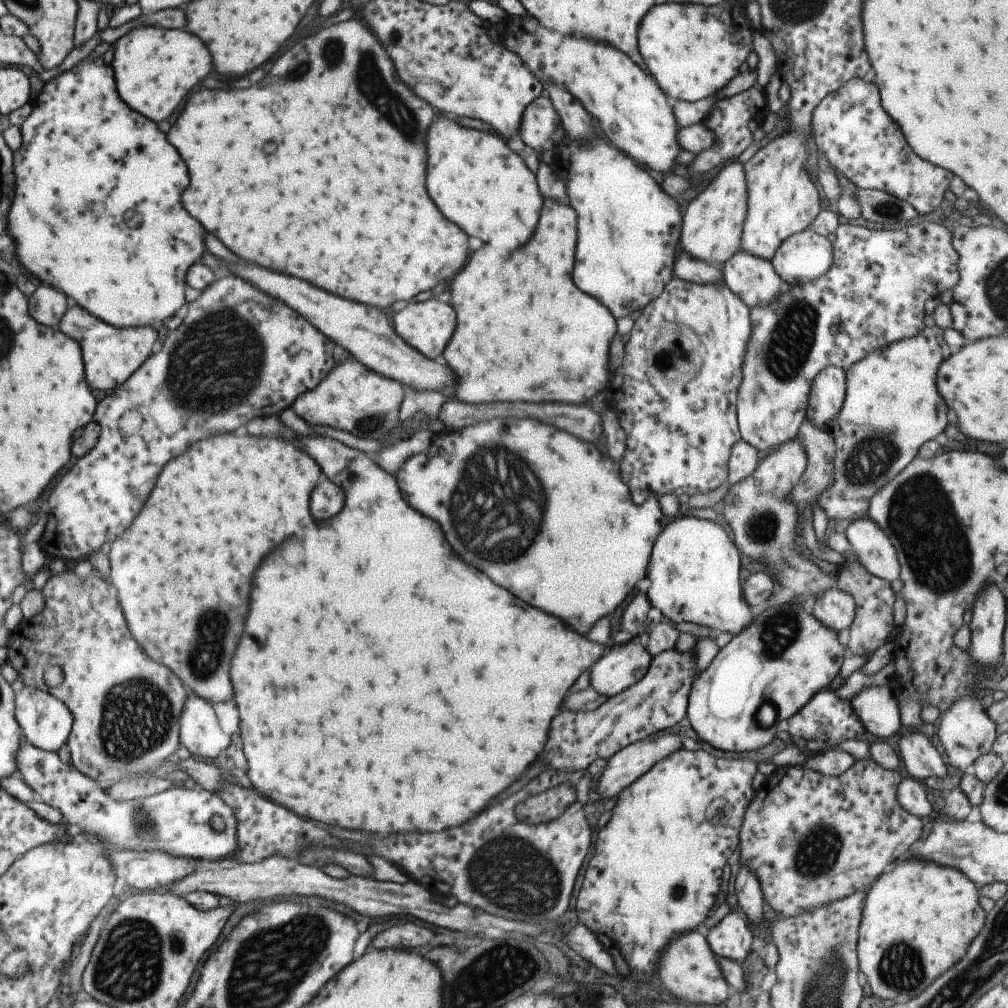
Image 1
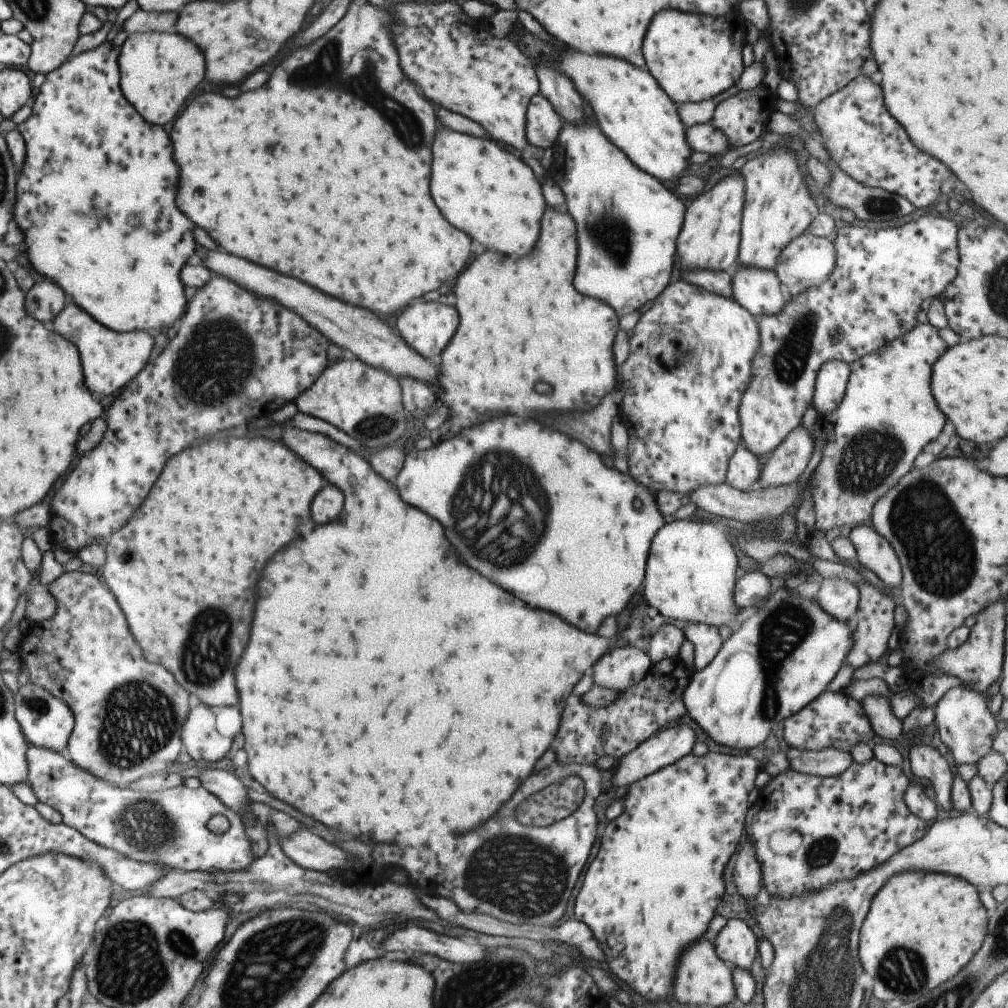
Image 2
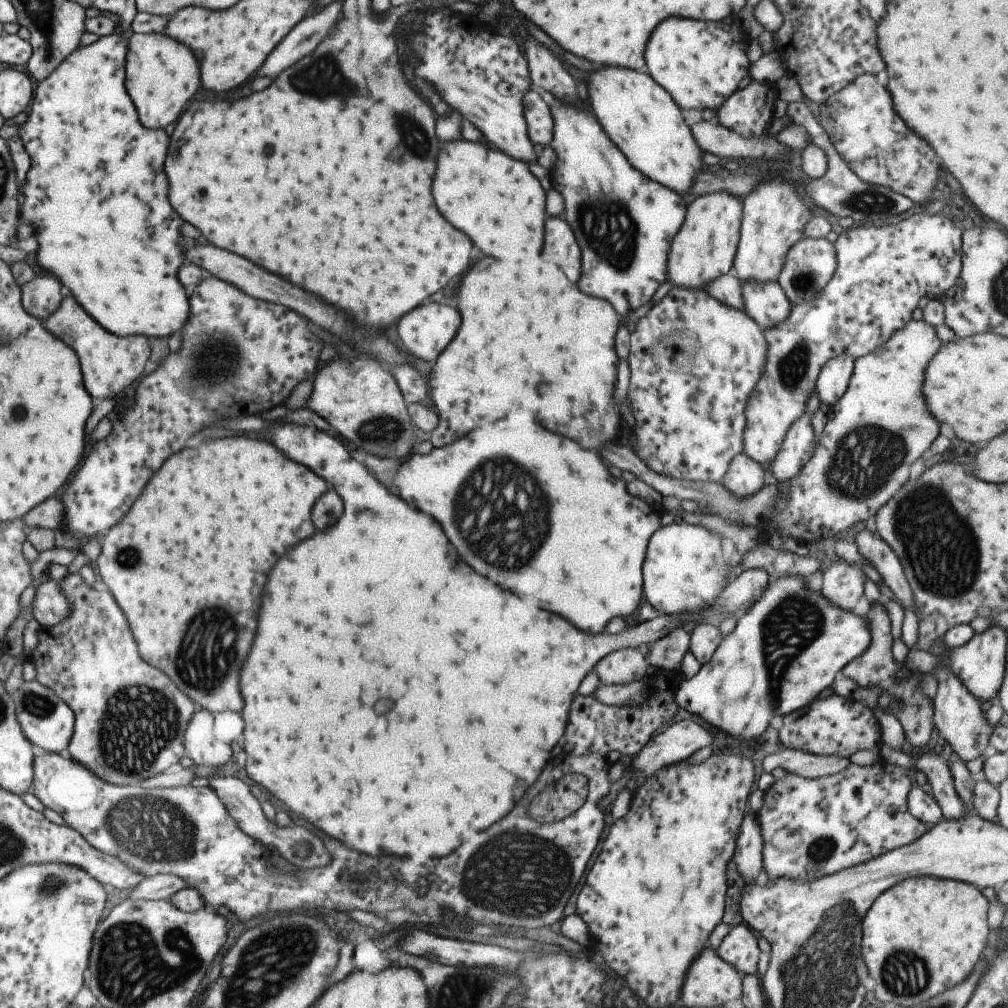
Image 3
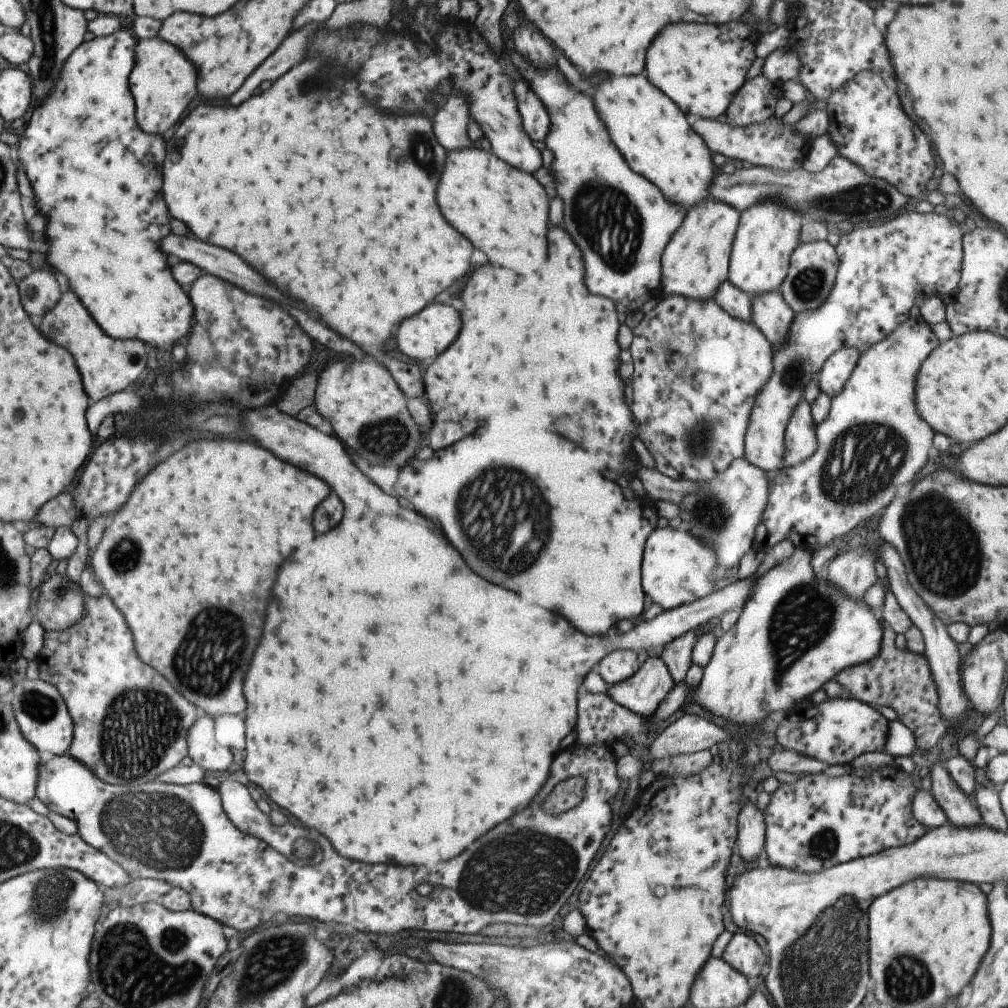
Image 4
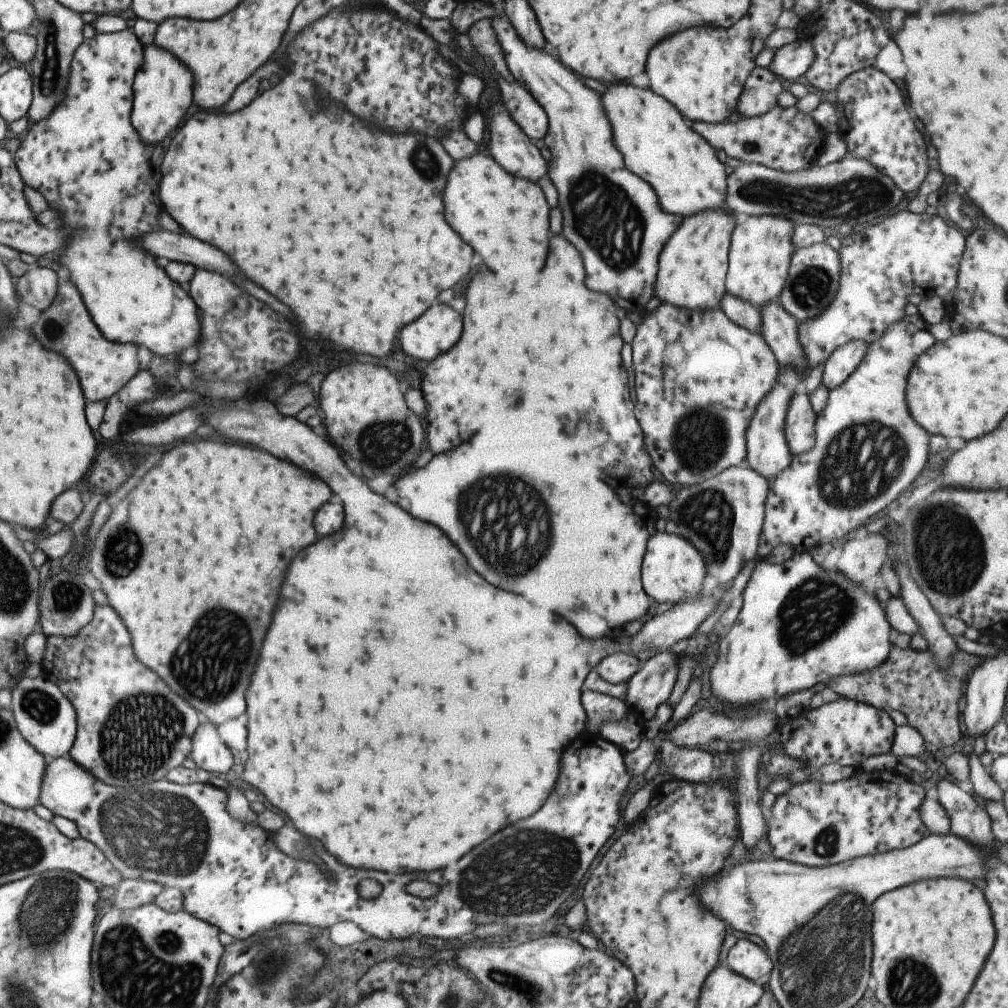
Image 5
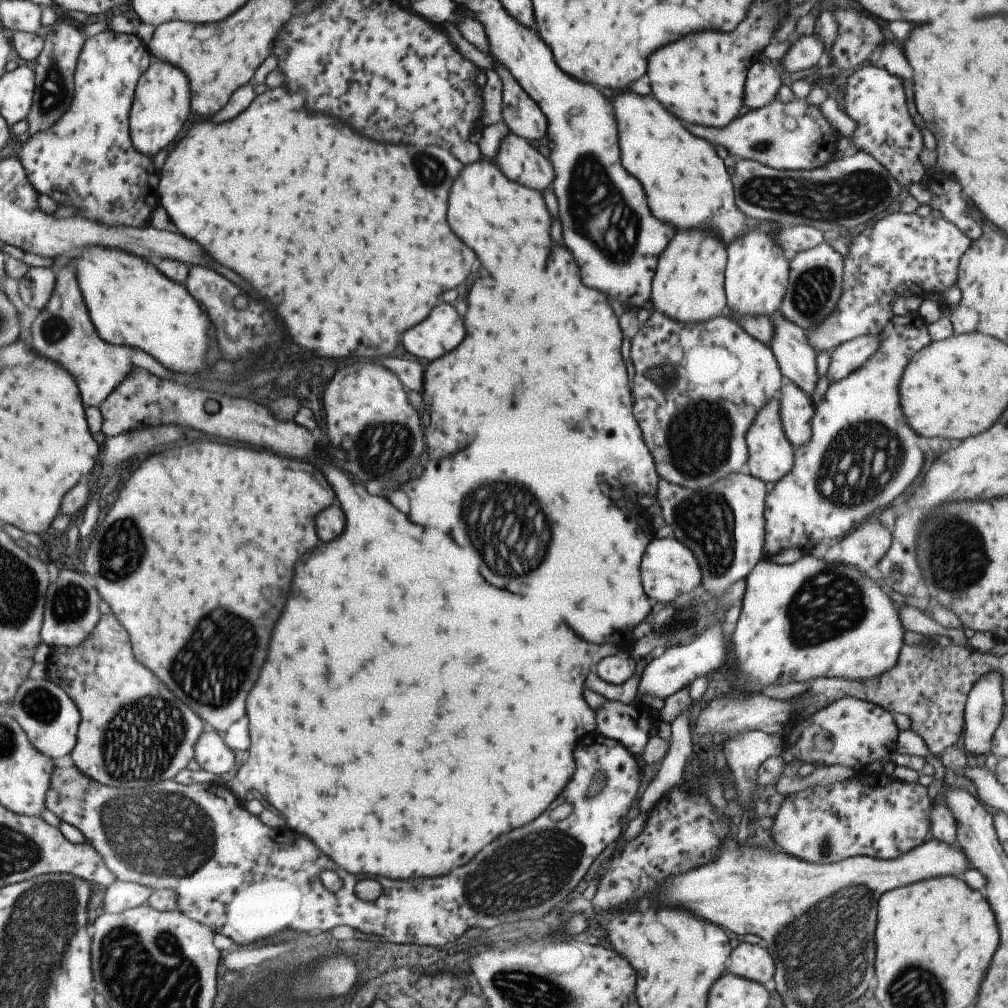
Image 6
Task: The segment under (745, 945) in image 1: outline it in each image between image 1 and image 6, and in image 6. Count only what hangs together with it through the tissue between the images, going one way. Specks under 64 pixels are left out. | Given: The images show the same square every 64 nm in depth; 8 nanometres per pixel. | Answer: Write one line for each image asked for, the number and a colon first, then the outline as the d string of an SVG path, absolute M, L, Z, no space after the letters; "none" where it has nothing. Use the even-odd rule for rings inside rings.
2: M731 918L725 922L725 926L717 932L713 948L715 954L727 964L727 966L737 966L741 970L749 970L755 952L757 952L757 944L755 944L755 936L753 932L747 928L745 920L737 920Z
3: M743 922L729 928L715 952L721 960L731 964L743 976L751 976L757 972L757 938L751 934L751 928L747 928Z
4: M735 932L731 936L731 940L727 942L727 946L723 948L721 960L725 960L731 968L739 970L747 978L757 978L759 968L765 962L765 954L753 942L751 936L747 936L743 932Z
5: M747 938L737 940L729 948L729 952L725 956L725 966L729 970L733 970L735 974L745 976L751 982L765 978L773 970L773 962L769 960L767 952L761 950L759 946L755 946L753 942L749 942Z
6: M741 940L739 946L735 946L727 958L727 972L745 978L745 980L753 980L753 982L767 982L773 978L775 974L775 964L773 958L769 956L767 950L753 946L753 944L745 944Z

